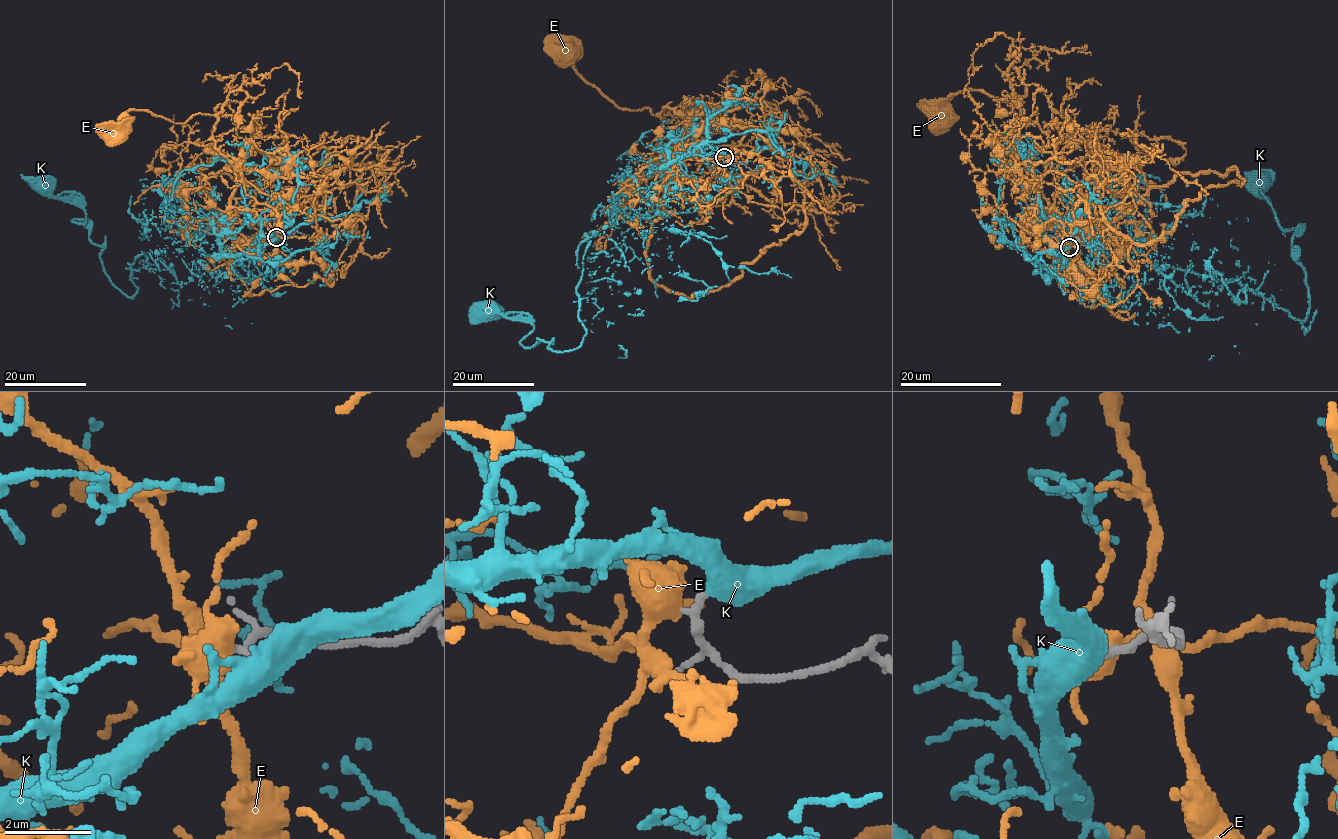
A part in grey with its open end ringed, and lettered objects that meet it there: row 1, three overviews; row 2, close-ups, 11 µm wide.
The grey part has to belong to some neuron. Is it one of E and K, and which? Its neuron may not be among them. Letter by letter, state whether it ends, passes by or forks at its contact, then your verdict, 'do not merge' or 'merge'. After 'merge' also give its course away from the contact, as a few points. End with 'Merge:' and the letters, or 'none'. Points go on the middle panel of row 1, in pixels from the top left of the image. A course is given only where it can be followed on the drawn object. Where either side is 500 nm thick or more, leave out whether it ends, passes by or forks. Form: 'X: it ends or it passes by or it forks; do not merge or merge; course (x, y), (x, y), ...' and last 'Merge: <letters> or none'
E: it forks; do not merge
K: merge; course (724, 157), (663, 149), (648, 169), (673, 198), (591, 240), (577, 347), (527, 347), (532, 325), (488, 308)
Merge: K

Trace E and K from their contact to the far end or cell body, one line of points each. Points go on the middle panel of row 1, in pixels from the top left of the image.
E: (721, 158), (675, 155), (683, 119), (664, 108), (663, 118), (648, 108), (621, 110), (576, 71), (566, 47)
K: (724, 157), (663, 149), (648, 169), (673, 198), (591, 240), (577, 347), (527, 347), (532, 325), (488, 308)

